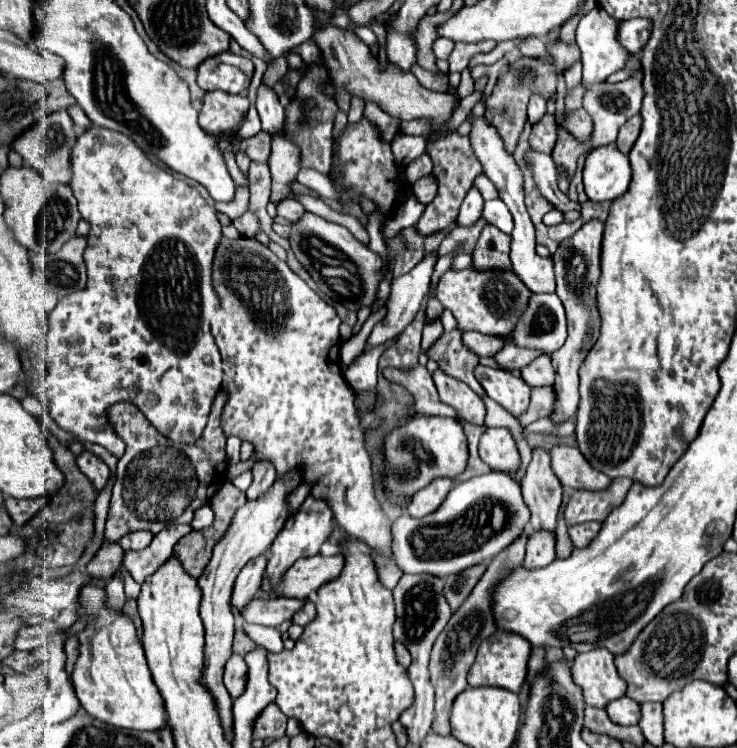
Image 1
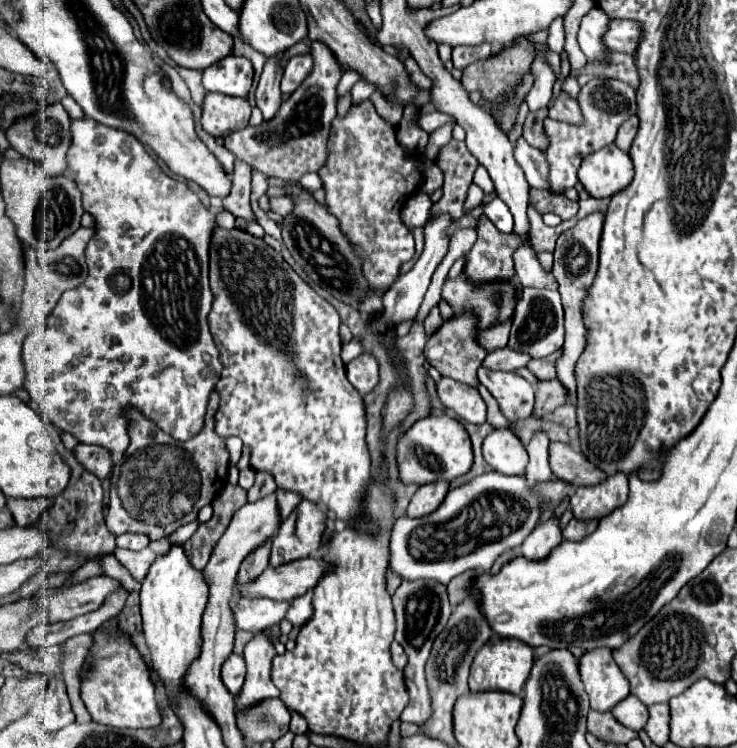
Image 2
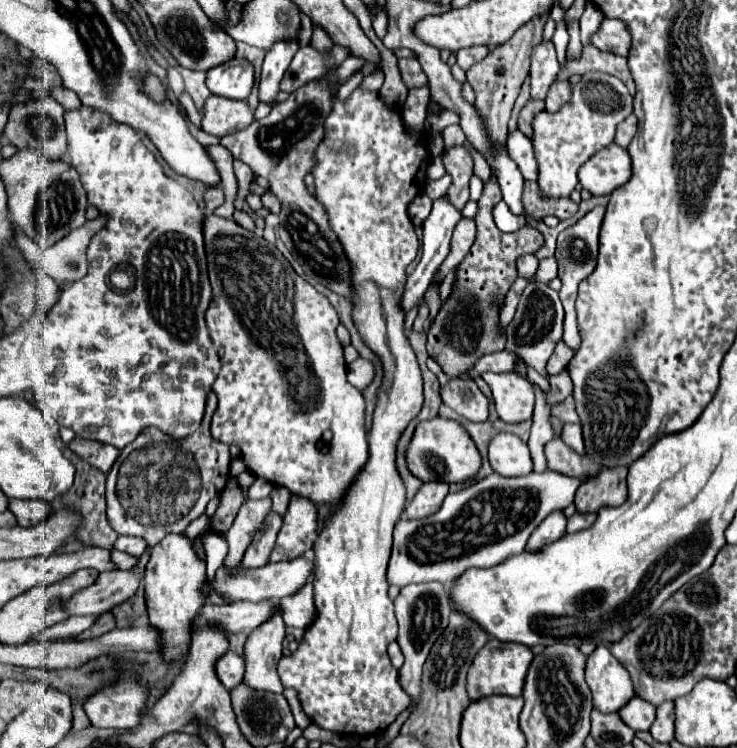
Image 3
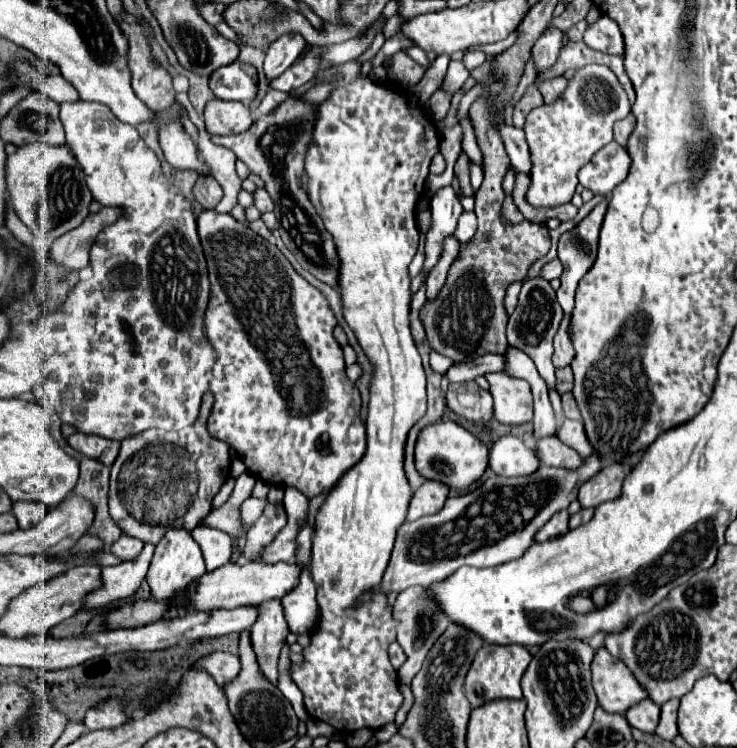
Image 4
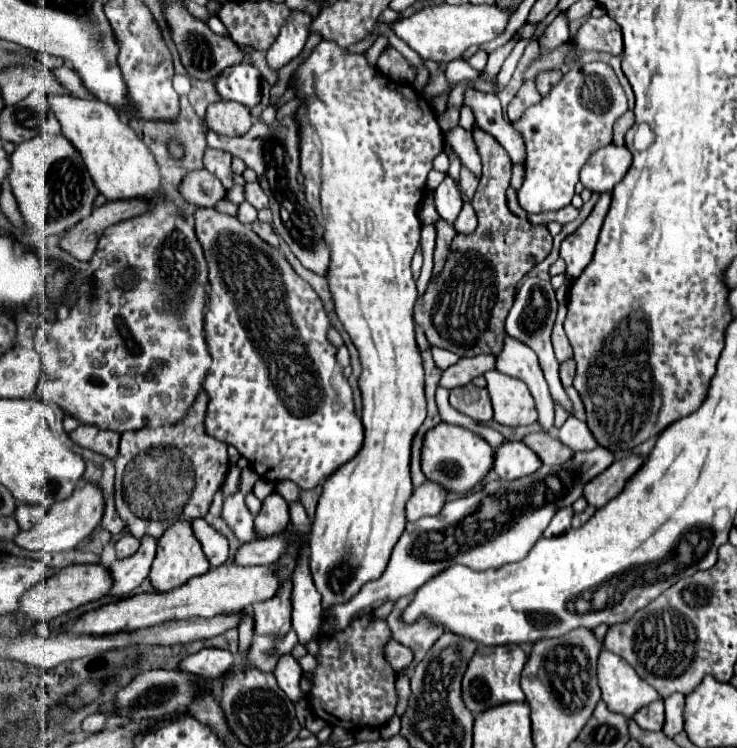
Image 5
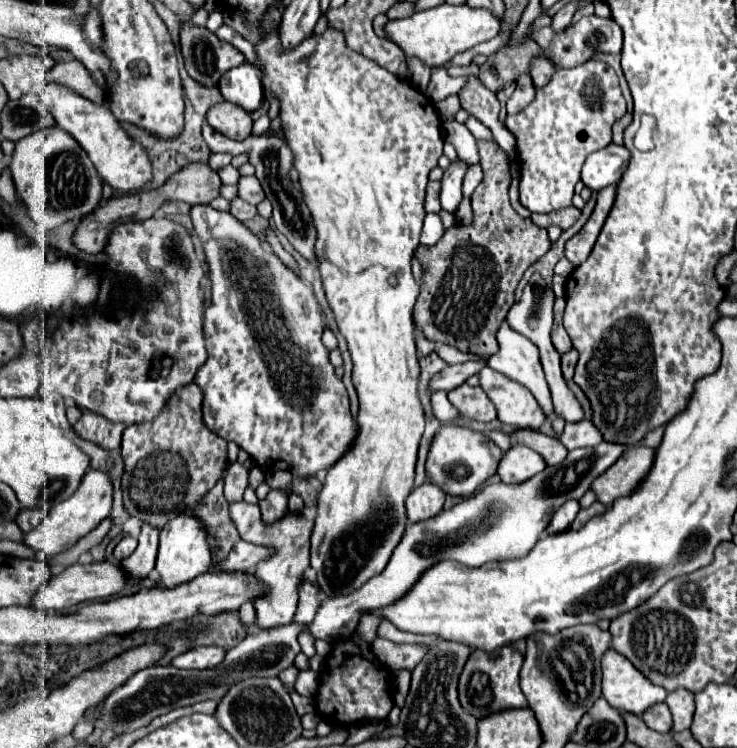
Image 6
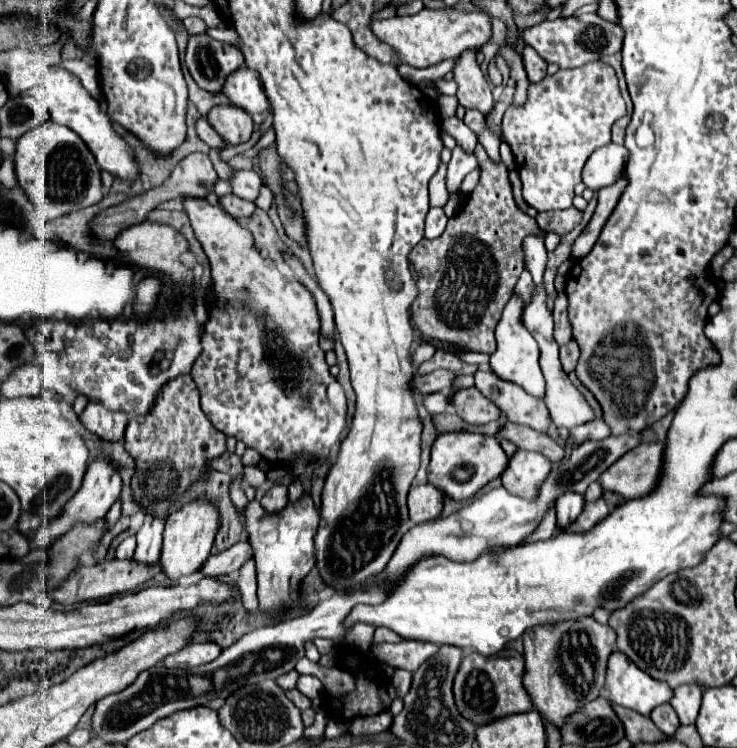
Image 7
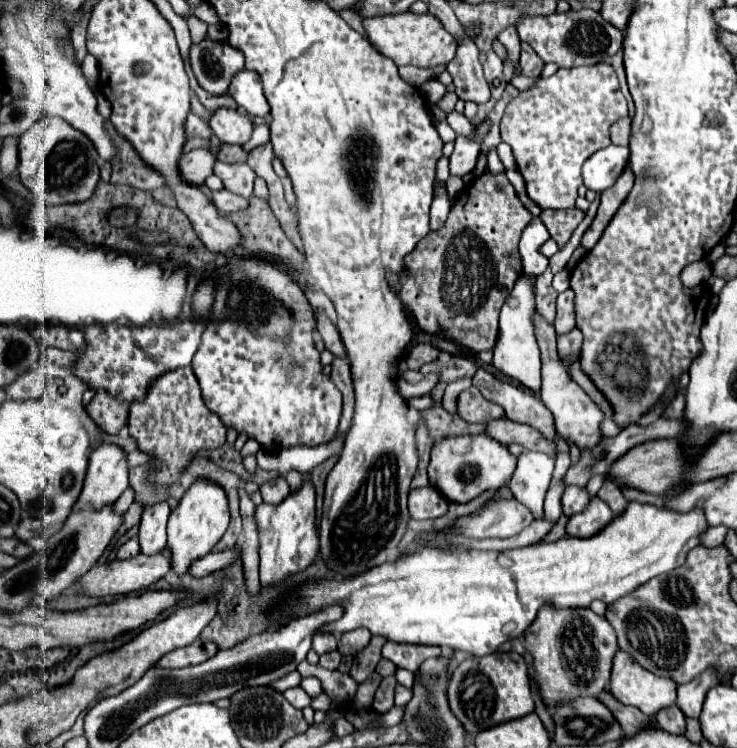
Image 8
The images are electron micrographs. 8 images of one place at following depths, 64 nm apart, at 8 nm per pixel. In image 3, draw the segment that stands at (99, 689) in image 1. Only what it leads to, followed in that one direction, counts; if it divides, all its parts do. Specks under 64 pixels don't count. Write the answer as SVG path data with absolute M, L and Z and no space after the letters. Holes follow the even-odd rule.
M126 676L122 682L100 690L84 704L84 712L94 728L134 728L140 724L146 702L146 688L138 678Z

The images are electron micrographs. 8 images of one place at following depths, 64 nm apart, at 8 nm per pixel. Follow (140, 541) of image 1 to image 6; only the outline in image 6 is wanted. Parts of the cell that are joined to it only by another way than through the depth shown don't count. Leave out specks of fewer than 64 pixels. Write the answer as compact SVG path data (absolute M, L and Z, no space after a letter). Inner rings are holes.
M124 536L120 542L118 542L118 546L114 548L114 558L116 560L124 560L124 558L128 558L132 552L134 552L134 548L136 548L136 538L132 538L132 536Z

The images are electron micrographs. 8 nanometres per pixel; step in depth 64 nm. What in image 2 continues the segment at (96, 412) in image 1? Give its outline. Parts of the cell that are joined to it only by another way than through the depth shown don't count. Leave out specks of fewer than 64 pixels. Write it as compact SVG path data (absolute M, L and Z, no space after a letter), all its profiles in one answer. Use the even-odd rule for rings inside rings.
M88 118L72 120L70 132L72 132L72 144L68 150L68 170L74 174L74 180L76 180L78 188L82 190L84 210L96 218L96 234L90 238L88 246L86 246L88 278L84 280L84 284L80 284L80 288L72 288L70 292L66 292L66 296L62 296L58 300L56 308L46 318L46 328L42 332L36 332L26 338L24 358L26 358L26 354L40 354L38 362L36 362L36 370L30 370L30 374L28 374L26 388L40 402L46 416L54 422L54 426L58 430L70 432L72 436L76 436L78 442L104 446L110 452L114 452L116 456L124 454L124 450L130 444L130 434L128 434L130 420L126 418L126 412L130 408L138 410L144 418L154 422L158 428L162 428L174 440L182 440L182 442L190 440L192 436L196 436L202 430L208 396L214 390L214 384L218 382L220 372L222 372L220 352L218 352L216 344L212 342L208 322L206 322L210 306L212 306L212 292L208 286L208 240L210 240L212 228L216 226L216 218L208 208L202 206L198 196L184 182L172 180L170 176L166 176L160 170L156 160L144 150L140 140L136 140L136 136L132 136L124 130L118 130L118 128L108 128L104 124L96 124L96 120L88 120ZM120 272L128 274L132 278L132 288L128 292L118 292L112 284L112 276L120 274Z

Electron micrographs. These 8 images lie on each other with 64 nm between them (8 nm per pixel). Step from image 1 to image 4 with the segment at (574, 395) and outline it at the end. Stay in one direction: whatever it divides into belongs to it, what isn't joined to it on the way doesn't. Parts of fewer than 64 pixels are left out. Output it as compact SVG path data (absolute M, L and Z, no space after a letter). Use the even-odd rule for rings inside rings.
M602 200L600 204L596 204L596 208L572 230L572 232L566 232L560 236L560 244L558 244L558 258L560 262L564 264L564 272L560 276L562 280L562 286L556 290L556 296L558 296L558 302L562 306L564 312L572 312L574 308L574 292L576 292L576 286L580 282L580 278L590 270L590 266L594 264L596 260L596 250L598 250L598 234L600 234L600 228L602 228L602 218L606 214L606 208L608 208L608 200Z

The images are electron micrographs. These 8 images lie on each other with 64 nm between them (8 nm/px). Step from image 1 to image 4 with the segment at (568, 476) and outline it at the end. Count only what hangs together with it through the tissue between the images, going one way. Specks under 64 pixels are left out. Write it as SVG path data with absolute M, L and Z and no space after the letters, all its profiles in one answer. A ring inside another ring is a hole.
M546 436L544 440L532 442L534 450L538 452L538 458L544 466L556 466L556 468L578 468L582 464L582 458L576 450L562 444L558 436Z

